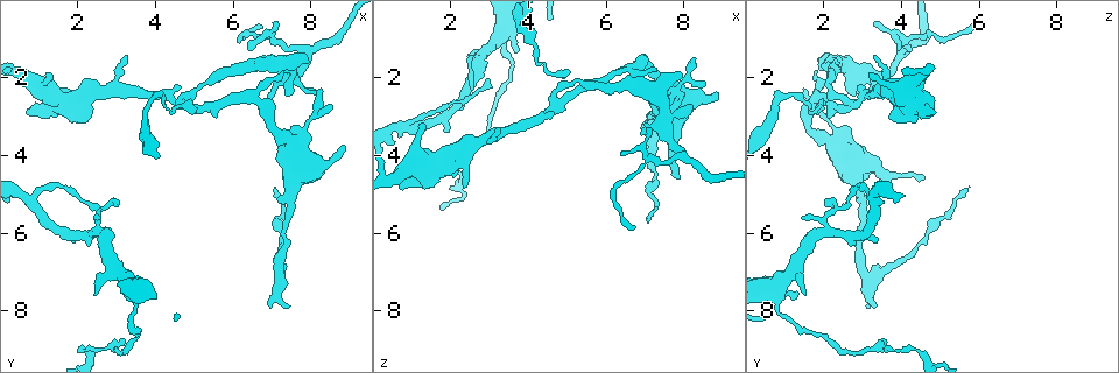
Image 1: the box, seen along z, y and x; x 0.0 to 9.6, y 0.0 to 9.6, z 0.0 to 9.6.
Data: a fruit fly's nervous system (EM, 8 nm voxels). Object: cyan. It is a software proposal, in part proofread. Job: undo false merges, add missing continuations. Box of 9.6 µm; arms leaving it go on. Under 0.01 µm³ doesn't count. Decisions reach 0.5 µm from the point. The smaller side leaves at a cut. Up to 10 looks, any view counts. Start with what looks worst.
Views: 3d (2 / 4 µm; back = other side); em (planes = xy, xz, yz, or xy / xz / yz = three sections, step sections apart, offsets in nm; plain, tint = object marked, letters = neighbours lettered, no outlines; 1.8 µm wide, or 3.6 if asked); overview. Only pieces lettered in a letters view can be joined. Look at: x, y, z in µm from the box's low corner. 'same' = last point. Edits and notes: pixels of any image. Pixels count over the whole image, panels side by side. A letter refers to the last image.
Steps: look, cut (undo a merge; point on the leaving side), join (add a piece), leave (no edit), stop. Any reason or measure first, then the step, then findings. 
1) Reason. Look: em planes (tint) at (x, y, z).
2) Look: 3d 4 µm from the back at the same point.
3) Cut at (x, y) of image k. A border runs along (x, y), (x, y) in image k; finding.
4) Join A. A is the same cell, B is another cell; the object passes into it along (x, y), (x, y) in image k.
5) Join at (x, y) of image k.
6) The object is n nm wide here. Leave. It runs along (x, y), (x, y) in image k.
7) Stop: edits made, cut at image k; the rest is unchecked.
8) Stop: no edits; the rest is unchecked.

Sharp bend. Look: 3d 4 µm at (7.15, 7.25, 3.15).

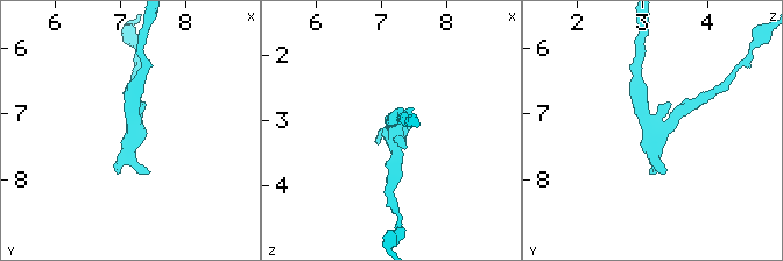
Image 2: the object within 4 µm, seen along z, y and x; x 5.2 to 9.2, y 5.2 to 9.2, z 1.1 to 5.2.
Shape alone is not enough. Look: em planes (letters) at (7.25, 7.25, 3.20).

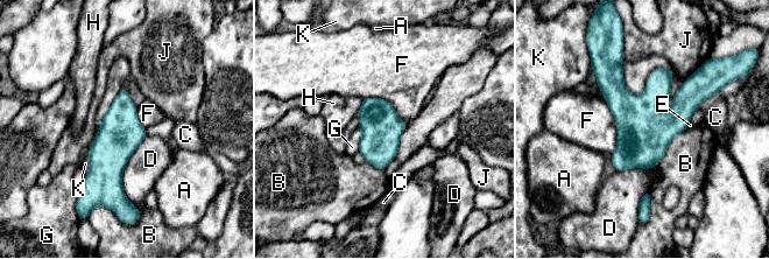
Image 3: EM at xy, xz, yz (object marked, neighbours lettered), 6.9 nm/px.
Leave. A, B, C, D, E, F, G, H, J and K are other cells; a border runs along (602, 98), (616, 128), (611, 155) in image 3; all the same cell.

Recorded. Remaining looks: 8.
Branch stops here. Look: em xy step 4 (letters) at (2.45, 7.60, 1.50).

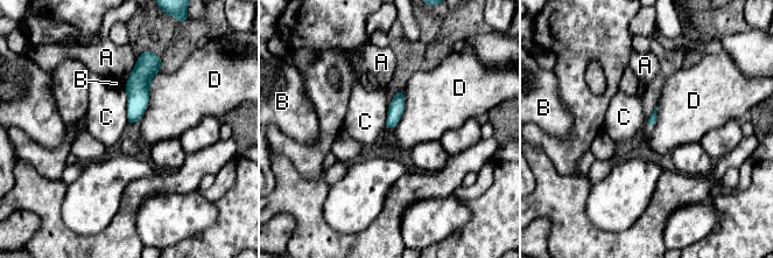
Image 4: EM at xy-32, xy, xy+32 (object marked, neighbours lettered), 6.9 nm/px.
Another direction. Look: em yz step 16 (letters) at the same point.

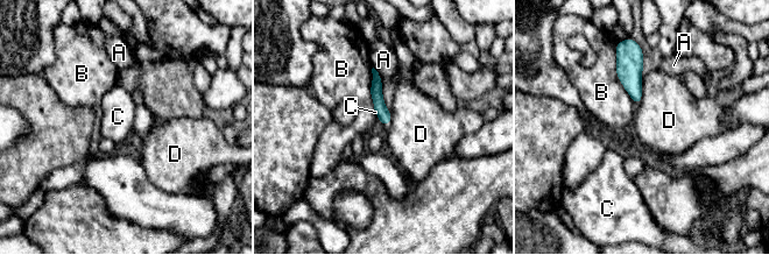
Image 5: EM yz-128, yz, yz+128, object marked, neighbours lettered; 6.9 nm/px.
Leave. A, B, C and D are other cells; a border runs along (642, 76), (642, 97), (639, 104) in image 5; none of them fits.

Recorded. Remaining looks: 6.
Look: em yz step 8 (letters) at (7.10, 1.05, 4.10).

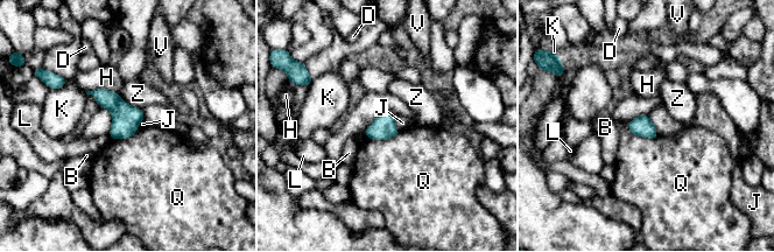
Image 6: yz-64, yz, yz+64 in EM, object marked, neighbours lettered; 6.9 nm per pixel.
Leave. B, D, H, J, K, L, Q, V and Z are other cells; a border runs along (647, 114), (659, 135) in image 6; continuous, no second cell.

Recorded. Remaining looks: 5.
Sudden change in width. Look: em 3.6 µm yz step 8 (tint) at (8.10, 4.30, 2.65).

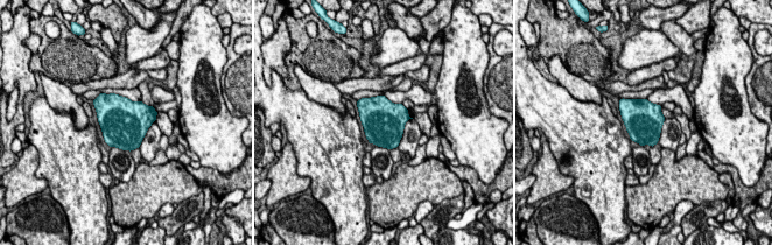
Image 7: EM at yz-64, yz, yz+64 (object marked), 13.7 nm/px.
Another direction. Look: em 3.6 µm planes (letters) at the same point.

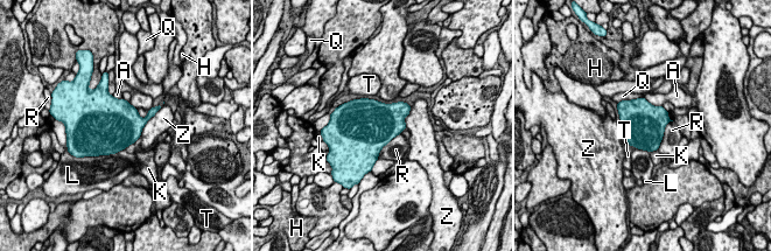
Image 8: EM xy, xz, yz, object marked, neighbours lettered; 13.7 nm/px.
Leave. A, H, K, L, Q, R, T and Z are other cells; a border runs along (672, 120), (665, 126), (657, 150) in image 8; continuous, no second cell.

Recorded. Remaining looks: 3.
Stop: no edits; the rest is unchecked.

